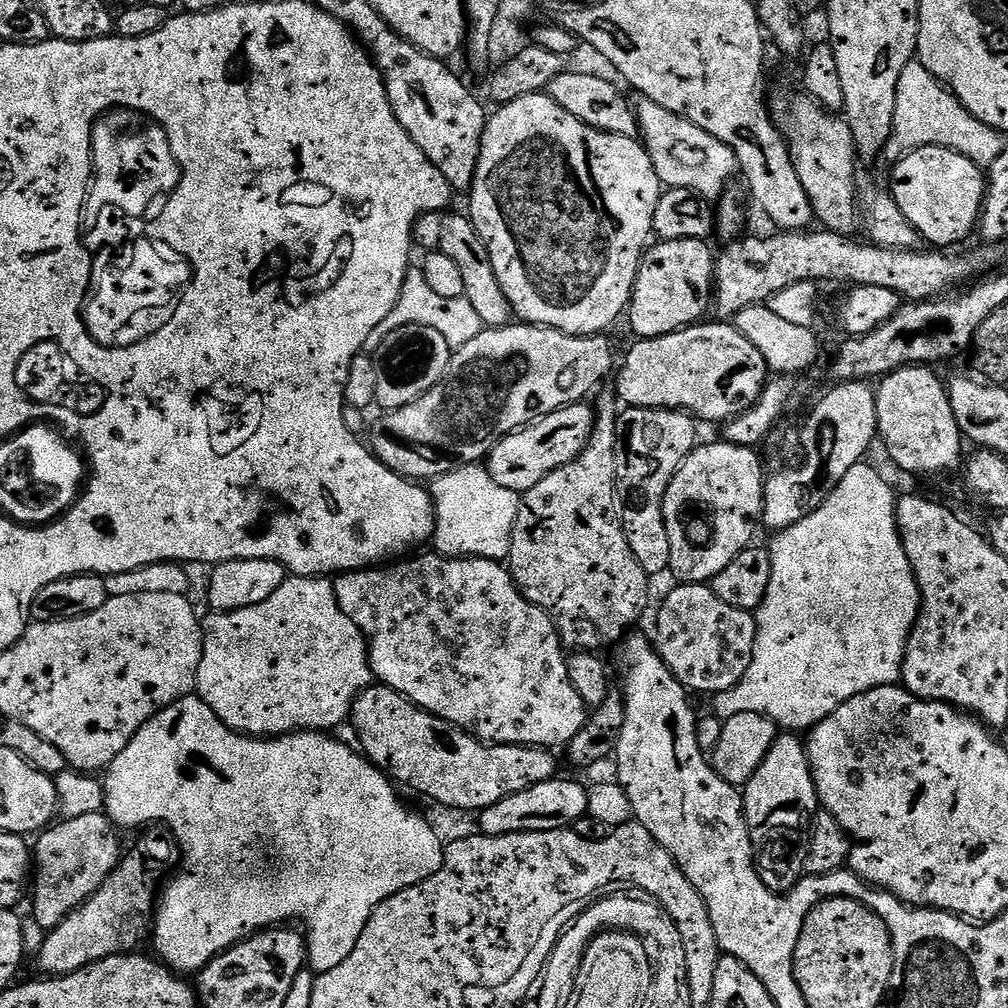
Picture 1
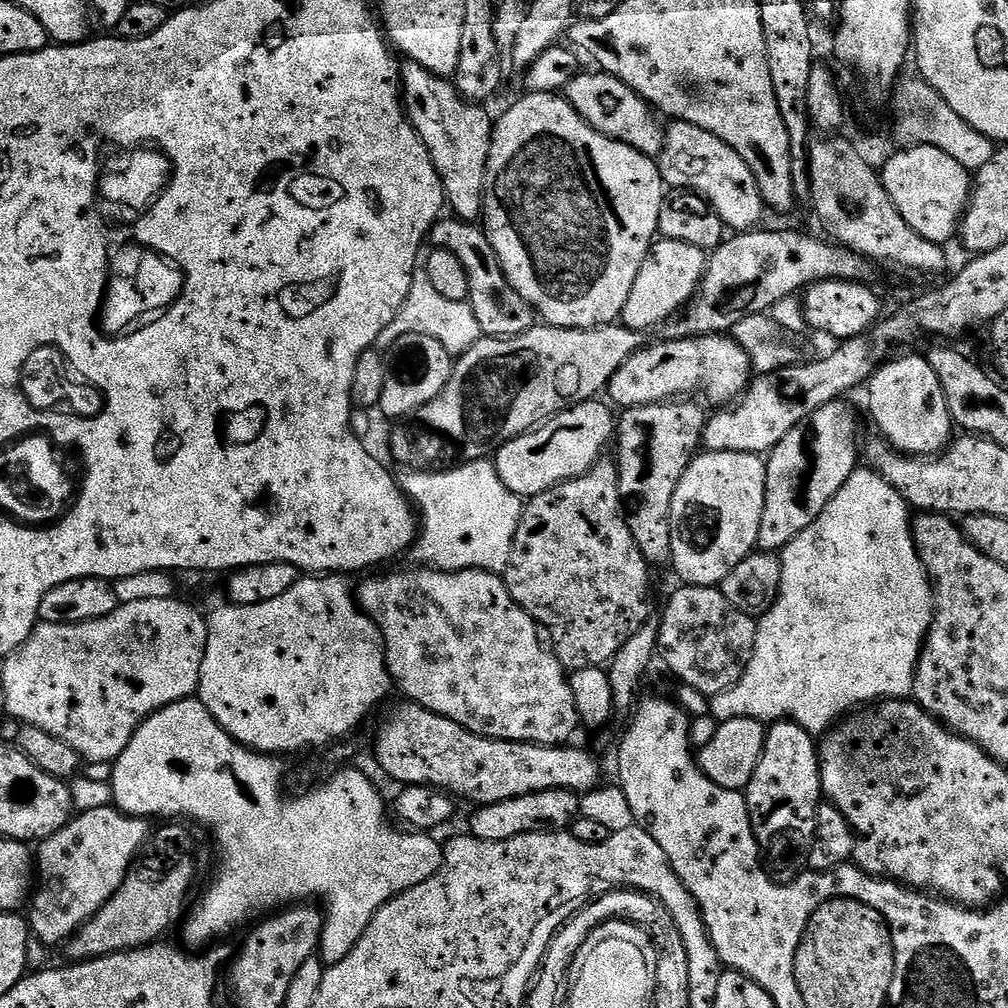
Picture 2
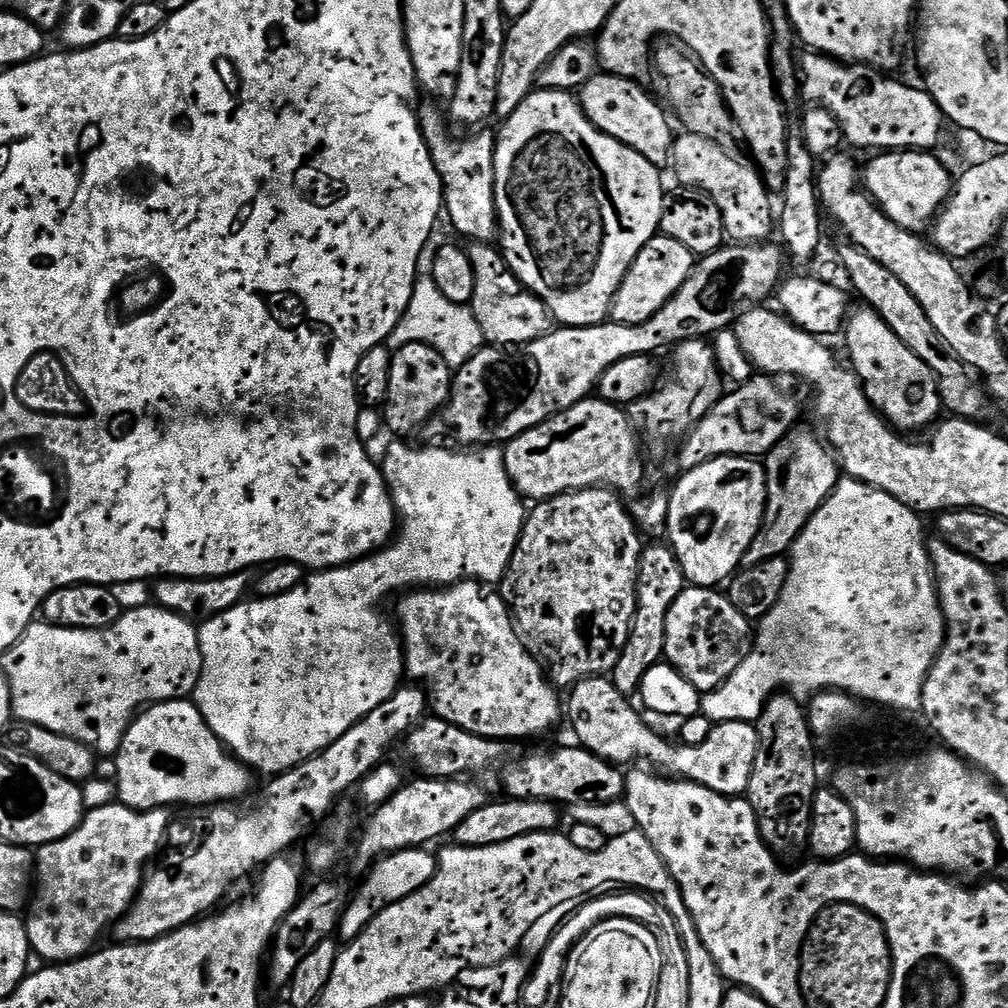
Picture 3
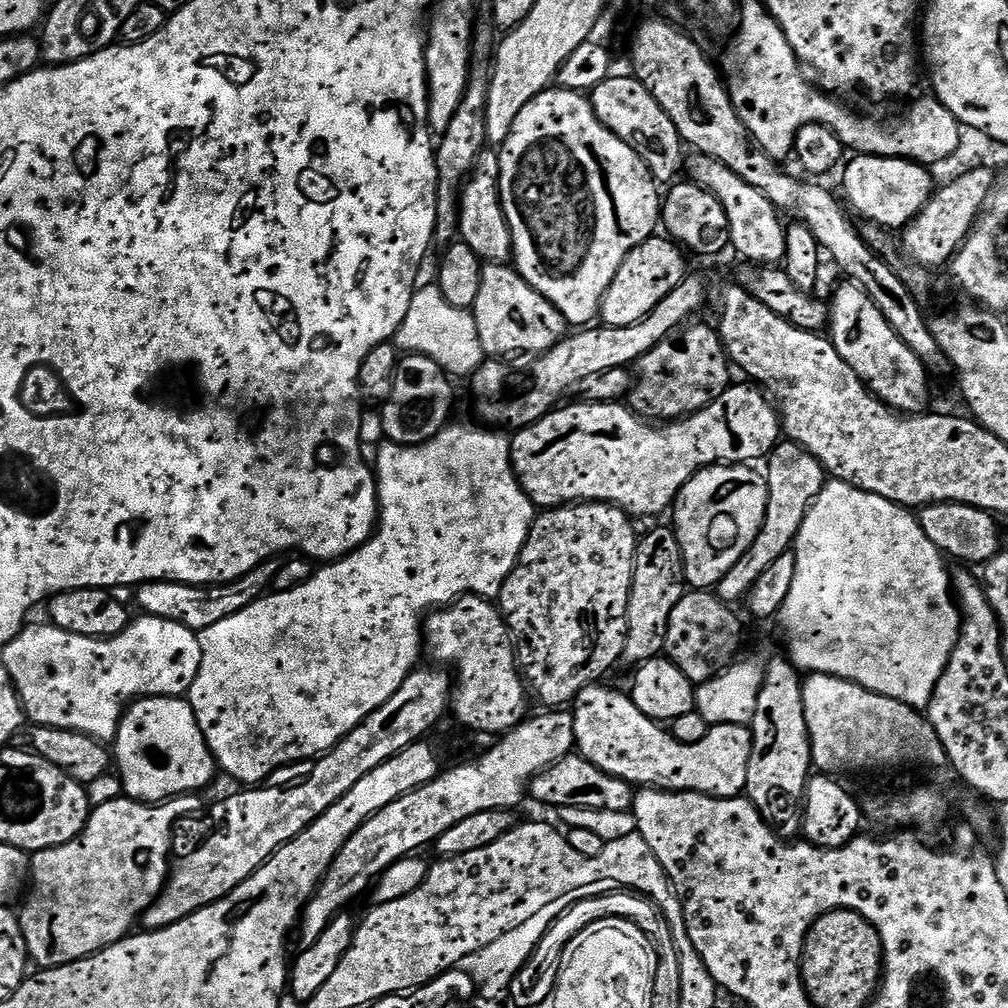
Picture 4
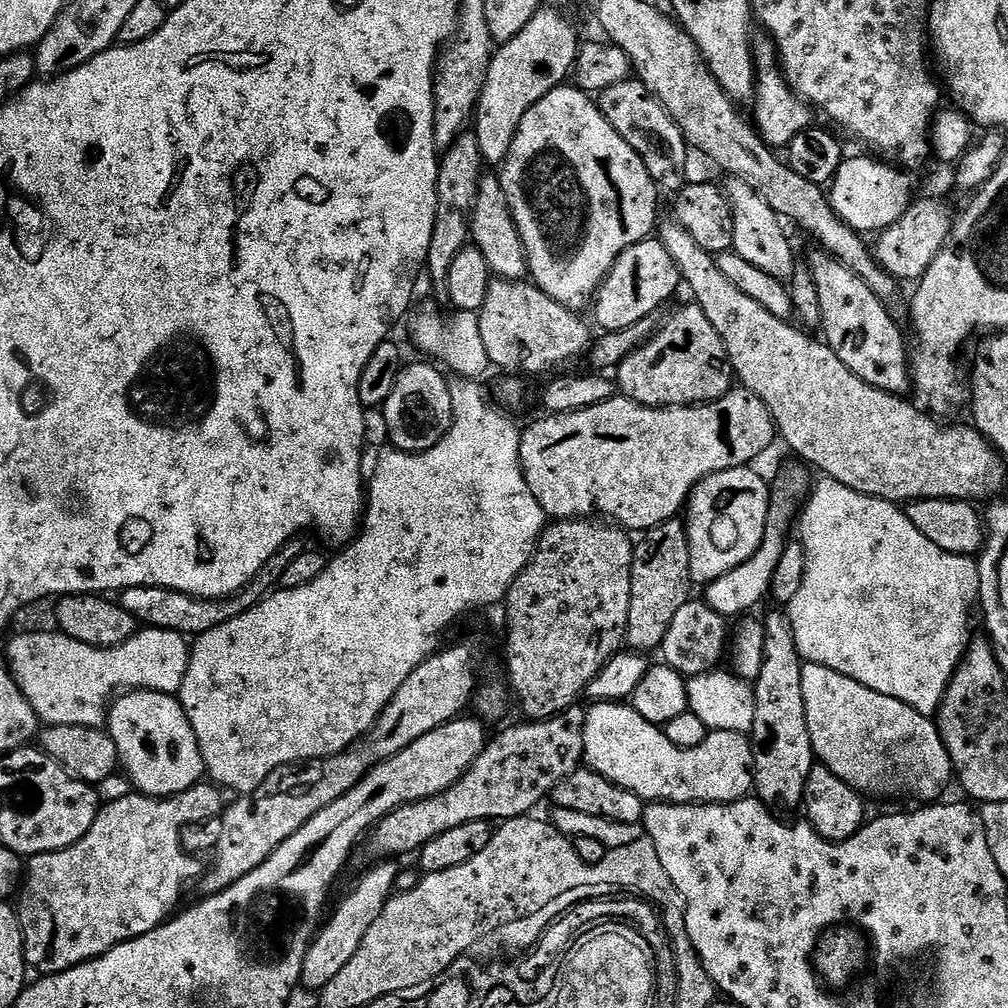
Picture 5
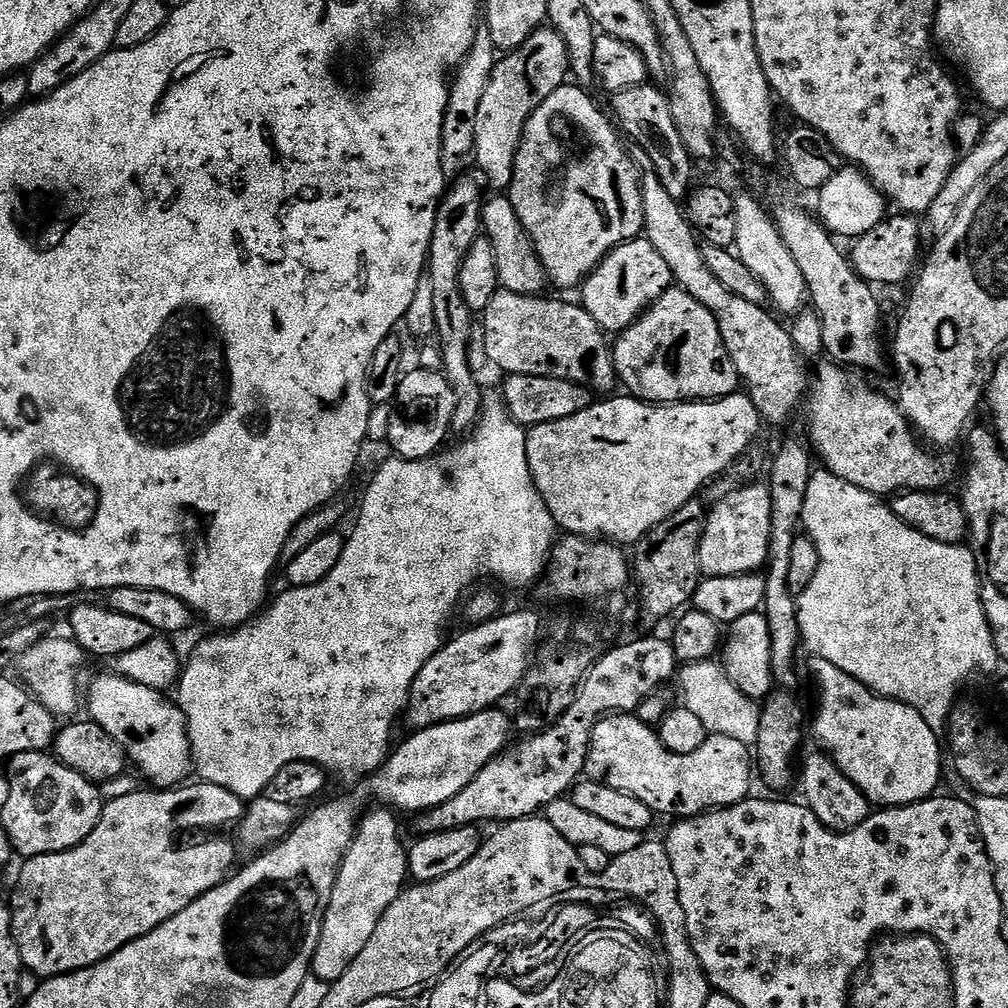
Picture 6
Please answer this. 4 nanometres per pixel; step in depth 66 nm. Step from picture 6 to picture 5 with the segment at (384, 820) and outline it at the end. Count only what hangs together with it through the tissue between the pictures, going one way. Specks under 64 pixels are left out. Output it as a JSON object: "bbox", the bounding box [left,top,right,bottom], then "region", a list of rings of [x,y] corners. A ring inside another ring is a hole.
{"bbox":[300,862,398,990],"region":[[[380,862],[369,872],[364,872],[356,880],[356,885],[341,898],[332,912],[332,917],[323,921],[322,927],[312,938],[312,945],[306,950],[306,958],[302,962],[302,974],[300,984],[313,990],[322,990],[358,954],[358,946],[362,946],[362,938],[366,938],[366,930],[374,926],[378,914],[388,904],[394,895],[398,868],[395,863]]]}

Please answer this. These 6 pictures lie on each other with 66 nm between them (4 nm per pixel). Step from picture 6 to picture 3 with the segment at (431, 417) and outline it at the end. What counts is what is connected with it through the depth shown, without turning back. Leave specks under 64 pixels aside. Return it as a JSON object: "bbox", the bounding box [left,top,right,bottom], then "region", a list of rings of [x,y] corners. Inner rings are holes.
{"bbox":[383,344,453,438],"region":[[[408,344],[401,349],[392,352],[390,362],[390,390],[386,407],[383,409],[383,423],[387,431],[397,432],[397,437],[408,438],[411,432],[416,432],[436,411],[443,409],[448,403],[448,397],[452,394],[453,369],[443,360],[438,350],[426,344]]]}

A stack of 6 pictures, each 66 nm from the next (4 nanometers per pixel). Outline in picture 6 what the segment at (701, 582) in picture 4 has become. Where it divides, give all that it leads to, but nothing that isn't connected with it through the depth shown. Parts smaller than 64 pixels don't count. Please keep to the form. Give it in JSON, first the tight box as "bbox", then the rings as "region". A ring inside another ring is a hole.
{"bbox":[700,483,772,576],"region":[[[767,483],[748,484],[728,492],[708,508],[704,533],[700,539],[700,570],[709,576],[756,574],[768,563],[772,533],[772,490]]]}

